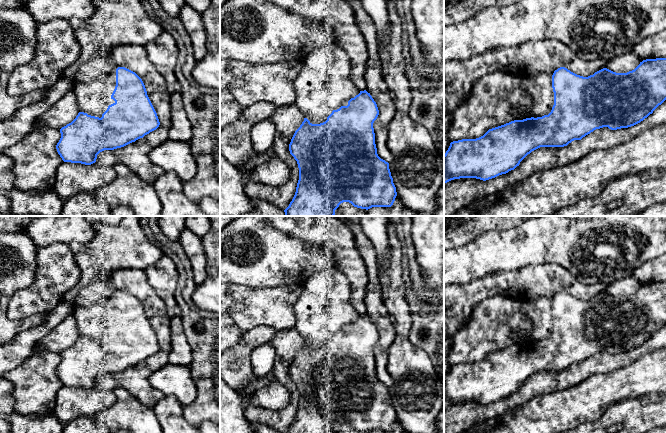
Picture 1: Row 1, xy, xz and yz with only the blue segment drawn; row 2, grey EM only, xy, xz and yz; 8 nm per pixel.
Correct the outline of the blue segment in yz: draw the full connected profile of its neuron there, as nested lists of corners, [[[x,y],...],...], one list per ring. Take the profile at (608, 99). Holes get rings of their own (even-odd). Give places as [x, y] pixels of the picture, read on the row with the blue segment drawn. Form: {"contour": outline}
{"contour": [[[666,58],[646,59],[632,71],[616,73],[603,68],[583,77],[565,67],[553,74],[539,72],[520,77],[521,88],[531,97],[532,107],[516,107],[512,115],[522,117],[489,129],[476,139],[453,141],[444,154],[444,183],[460,178],[483,181],[506,174],[540,147],[564,147],[596,129],[634,126],[666,100]]]}

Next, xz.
{"contour": [[[331,43],[314,50],[302,61],[302,68],[293,81],[293,87],[296,93],[295,105],[304,114],[305,118],[300,127],[295,131],[289,144],[290,154],[298,164],[299,180],[295,195],[289,206],[284,210],[285,216],[334,216],[335,210],[343,202],[349,202],[354,207],[366,210],[372,207],[391,207],[397,196],[396,187],[393,183],[389,163],[381,159],[377,154],[373,128],[373,123],[379,115],[379,110],[370,93],[366,90],[360,91],[350,80],[350,60],[347,53],[335,43]]]}

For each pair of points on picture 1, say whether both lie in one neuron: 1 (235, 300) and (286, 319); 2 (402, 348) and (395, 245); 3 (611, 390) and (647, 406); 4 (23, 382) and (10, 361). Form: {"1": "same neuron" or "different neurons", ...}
{"1": "same neuron", "2": "same neuron", "3": "different neurons", "4": "different neurons"}

